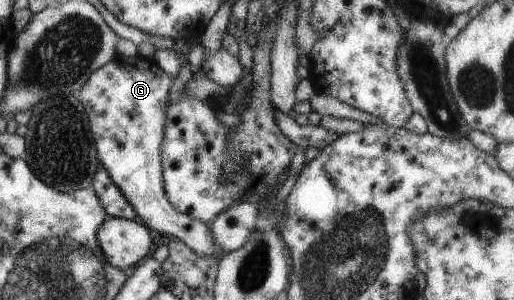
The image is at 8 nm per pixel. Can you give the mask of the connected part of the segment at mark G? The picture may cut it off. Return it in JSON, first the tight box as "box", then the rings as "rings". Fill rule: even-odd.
{"box":[76,54,226,260],"rings":[[[116,54],[106,65],[99,67],[78,91],[76,98],[85,107],[89,117],[89,125],[95,137],[95,146],[101,165],[106,168],[110,179],[121,189],[131,206],[144,223],[152,231],[170,235],[183,241],[198,255],[215,257],[221,260],[226,253],[215,242],[209,224],[192,219],[186,214],[176,211],[167,198],[162,165],[162,142],[167,122],[167,111],[172,79],[156,64],[154,59],[144,59],[139,55],[126,57]]]}

